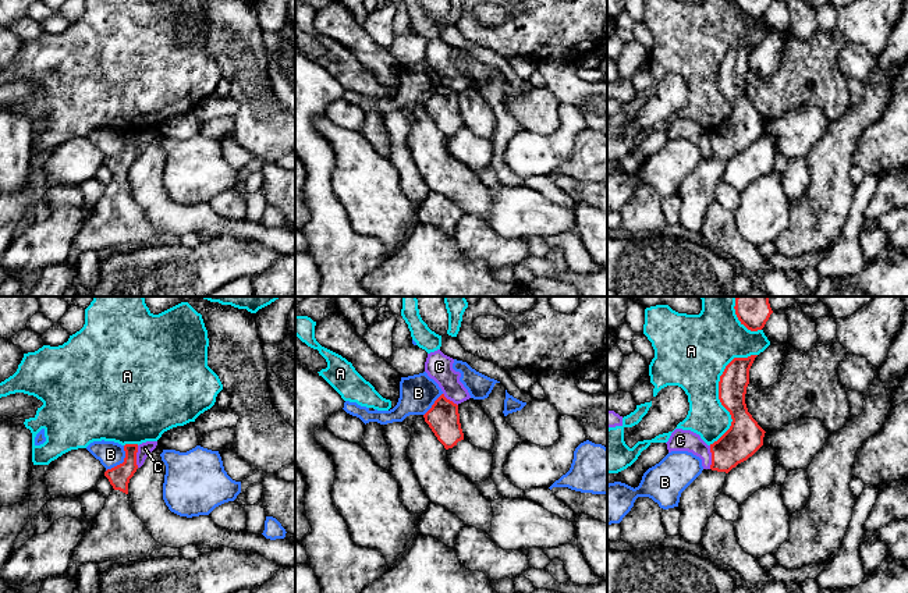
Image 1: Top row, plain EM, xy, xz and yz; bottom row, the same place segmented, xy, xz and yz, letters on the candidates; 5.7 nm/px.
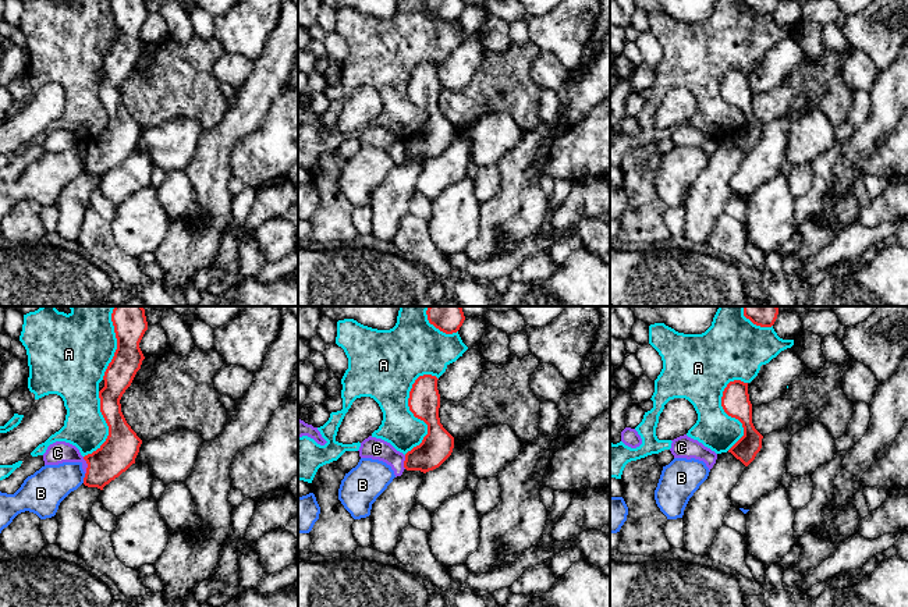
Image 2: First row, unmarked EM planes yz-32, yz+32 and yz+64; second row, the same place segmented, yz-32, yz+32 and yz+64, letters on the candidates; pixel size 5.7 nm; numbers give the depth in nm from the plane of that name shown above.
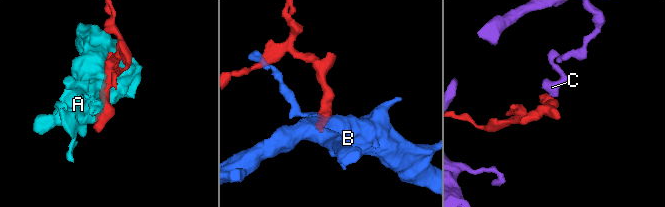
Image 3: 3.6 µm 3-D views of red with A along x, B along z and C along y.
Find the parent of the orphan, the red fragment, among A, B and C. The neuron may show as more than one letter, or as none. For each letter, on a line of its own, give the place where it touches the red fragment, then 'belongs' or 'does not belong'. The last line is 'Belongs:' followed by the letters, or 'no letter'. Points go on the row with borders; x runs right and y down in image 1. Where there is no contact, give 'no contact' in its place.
A: yz (719, 391) | does not belong
B: xy (123, 462) | does not belong
C: yz (712, 457) | does not belong
Belongs: no letter

